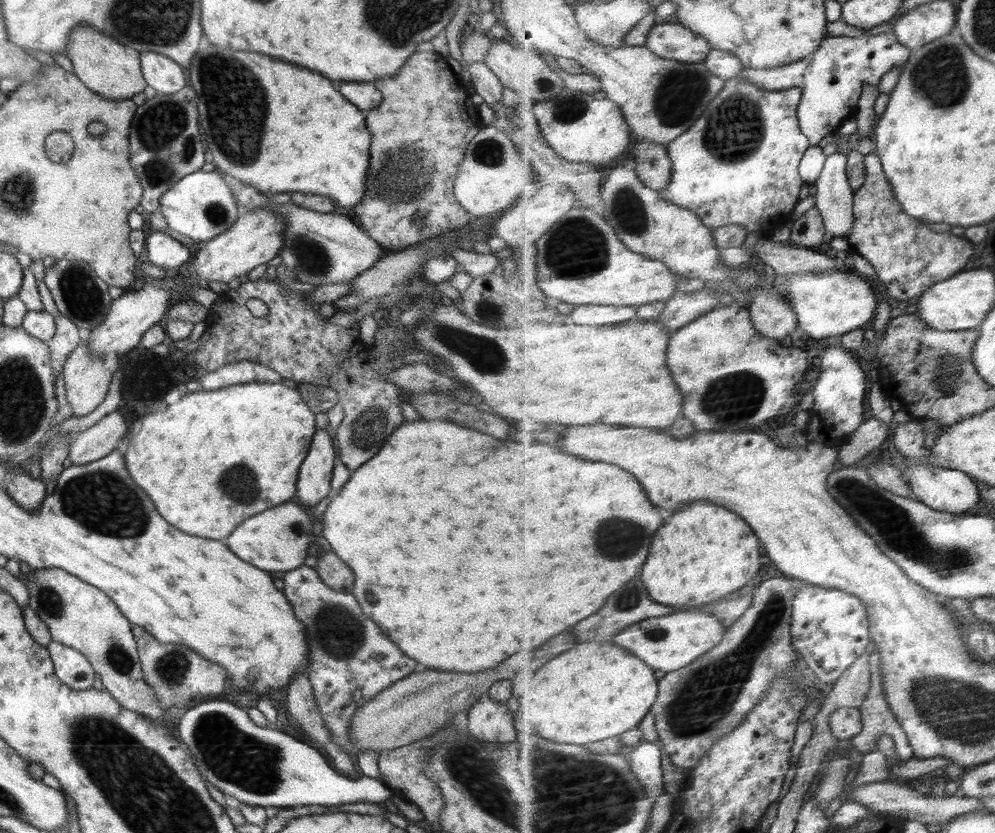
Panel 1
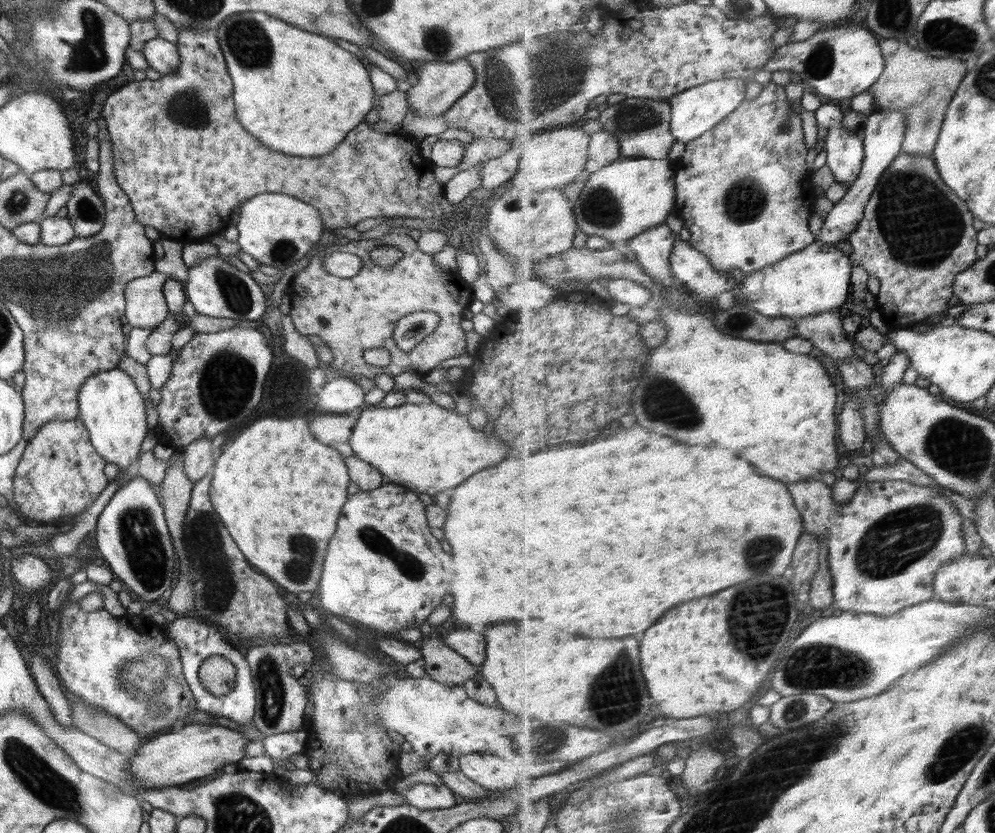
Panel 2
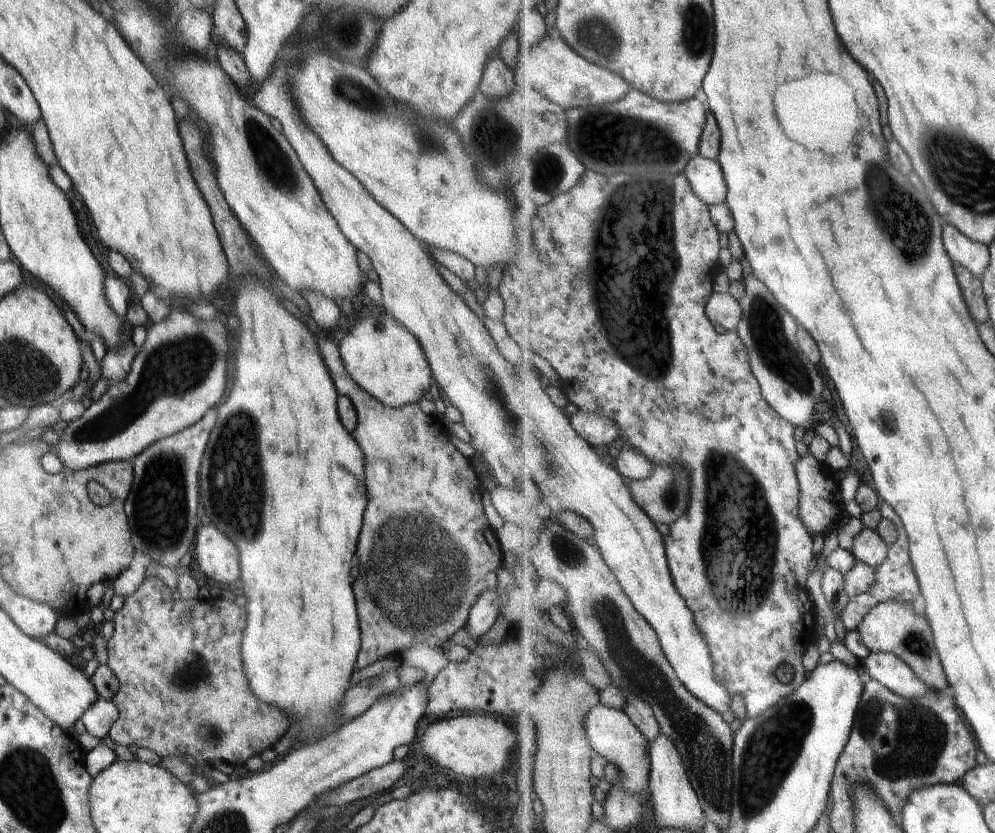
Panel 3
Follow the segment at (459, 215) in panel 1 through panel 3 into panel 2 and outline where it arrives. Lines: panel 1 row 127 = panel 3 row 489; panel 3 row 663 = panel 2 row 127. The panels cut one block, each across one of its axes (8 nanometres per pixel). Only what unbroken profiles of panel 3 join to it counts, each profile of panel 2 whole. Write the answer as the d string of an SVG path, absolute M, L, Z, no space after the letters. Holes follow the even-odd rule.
M178 29L179 70L163 75L159 80L137 76L127 86L110 94L102 109L102 117L112 138L116 182L128 196L136 219L142 225L153 226L162 236L184 244L202 241L226 228L234 206L264 190L284 192L314 206L326 230L354 227L365 219L378 217L440 220L449 218L457 209L457 205L446 200L444 186L434 177L434 164L422 157L420 141L408 132L379 132L374 130L372 123L362 121L346 134L348 138L342 140L334 152L324 158L300 158L268 150L262 142L254 140L234 116L232 80L215 31ZM126 150L134 154L131 163L122 160L122 153Z

